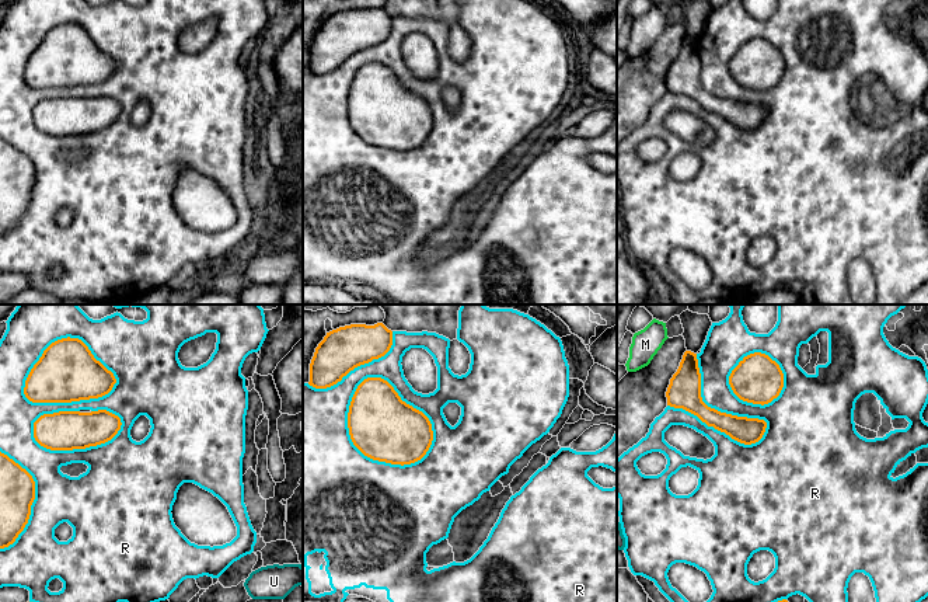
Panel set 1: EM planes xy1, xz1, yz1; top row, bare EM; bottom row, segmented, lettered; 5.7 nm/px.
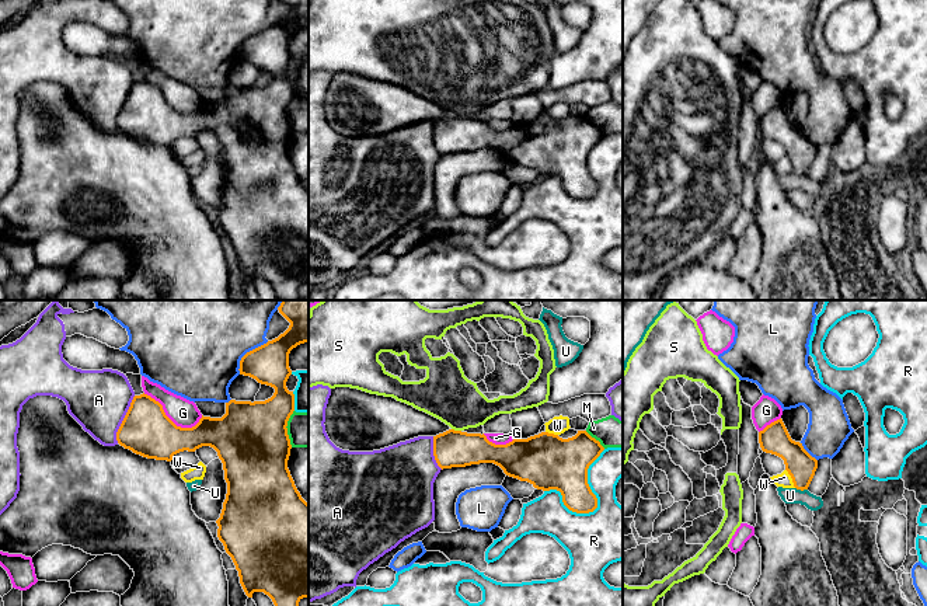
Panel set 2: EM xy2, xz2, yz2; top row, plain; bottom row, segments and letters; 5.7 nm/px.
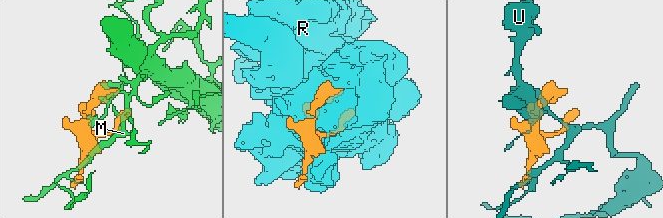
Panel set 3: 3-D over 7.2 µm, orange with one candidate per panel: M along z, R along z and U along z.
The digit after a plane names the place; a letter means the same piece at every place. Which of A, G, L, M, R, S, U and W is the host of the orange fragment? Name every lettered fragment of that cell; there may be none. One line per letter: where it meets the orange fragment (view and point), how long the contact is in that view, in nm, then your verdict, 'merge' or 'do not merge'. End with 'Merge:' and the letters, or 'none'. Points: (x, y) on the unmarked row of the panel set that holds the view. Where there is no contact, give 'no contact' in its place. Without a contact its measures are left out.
A: contact xy2 (124, 105); length 300 nm; do not merge
G: contact xy2 (170, 105); length 380 nm; do not merge
L: contact xy2 (247, 38); length 260 nm; merge
M: contact xz2 (593, 124); length 160 nm; do not merge
R: contact xz1 (418, 96); length 550 nm; do not merge
S: contact xz2 (456, 117); length 60 nm; do not merge
U: contact yz2 (801, 176); length 70 nm; do not merge
W: contact yz2 (791, 163); length 130 nm; do not merge
Merge: L

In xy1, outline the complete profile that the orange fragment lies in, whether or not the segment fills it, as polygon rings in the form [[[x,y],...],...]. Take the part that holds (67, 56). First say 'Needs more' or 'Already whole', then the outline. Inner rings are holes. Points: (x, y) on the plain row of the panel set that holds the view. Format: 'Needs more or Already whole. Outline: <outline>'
Already whole. Outline: [[[79,24],[52,28],[31,55],[24,73],[32,88],[71,88],[108,80],[116,65]]]

